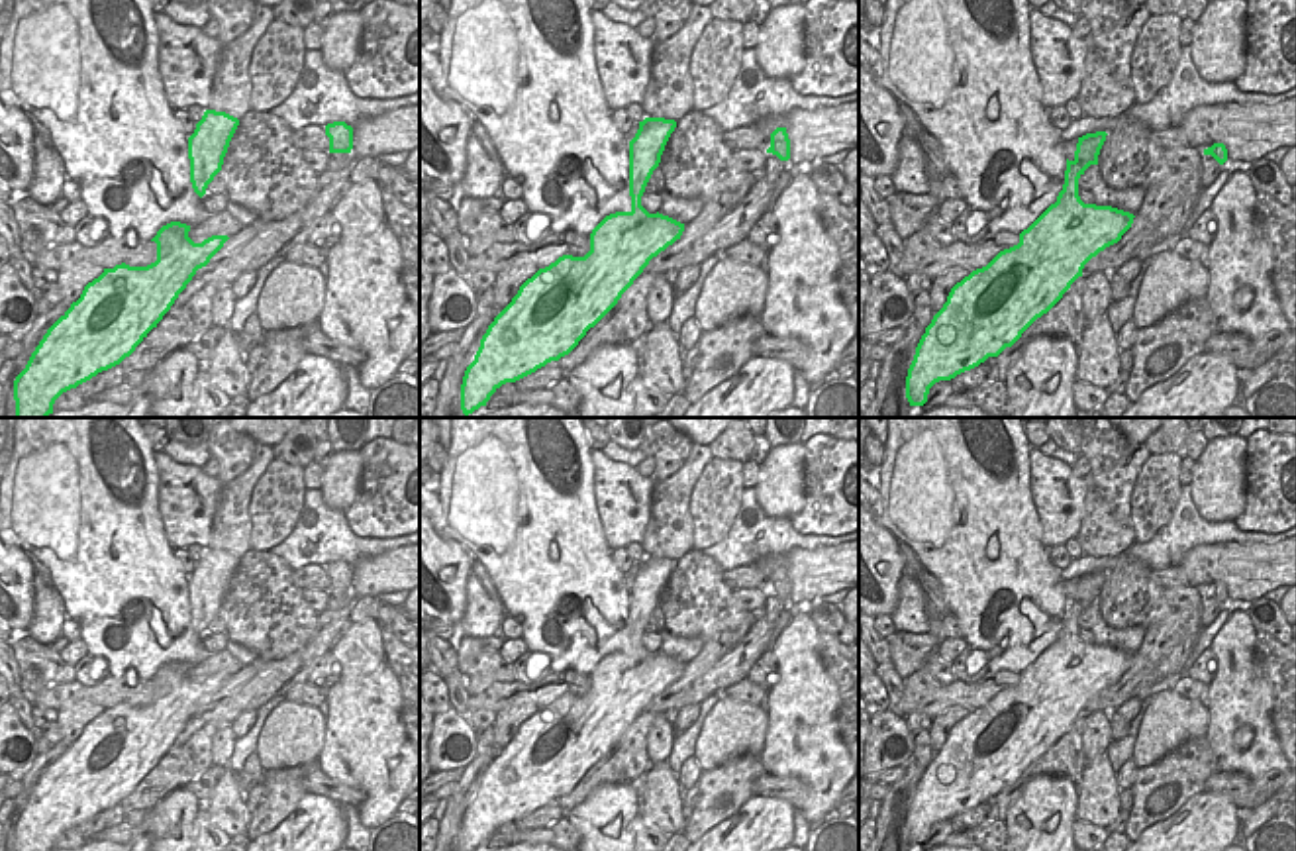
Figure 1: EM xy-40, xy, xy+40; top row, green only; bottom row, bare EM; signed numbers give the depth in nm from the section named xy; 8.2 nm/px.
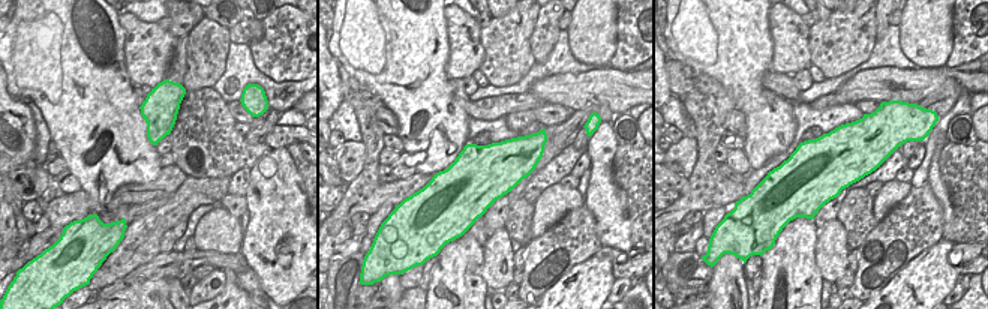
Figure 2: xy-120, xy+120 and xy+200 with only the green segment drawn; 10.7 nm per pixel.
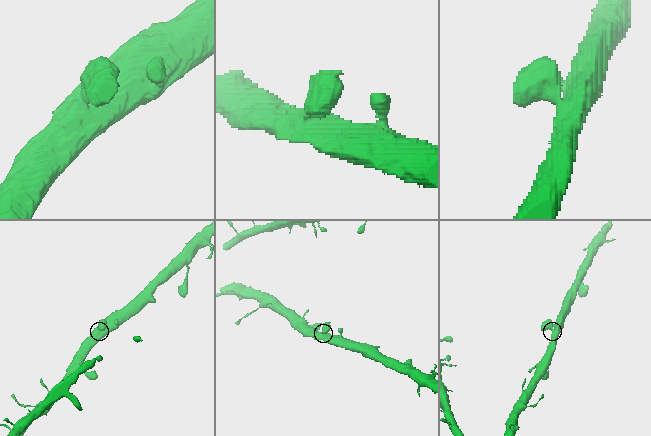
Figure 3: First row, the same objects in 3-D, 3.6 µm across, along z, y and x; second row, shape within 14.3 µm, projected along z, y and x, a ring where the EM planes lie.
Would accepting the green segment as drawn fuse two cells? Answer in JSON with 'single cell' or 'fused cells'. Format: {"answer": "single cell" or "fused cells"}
{"answer": "single cell"}

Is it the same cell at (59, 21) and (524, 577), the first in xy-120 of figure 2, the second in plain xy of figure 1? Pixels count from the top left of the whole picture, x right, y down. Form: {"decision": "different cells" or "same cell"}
{"decision": "same cell"}

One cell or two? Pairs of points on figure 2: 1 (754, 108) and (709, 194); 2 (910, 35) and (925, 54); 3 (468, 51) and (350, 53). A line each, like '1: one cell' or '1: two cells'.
1: two cells
2: one cell
3: two cells

